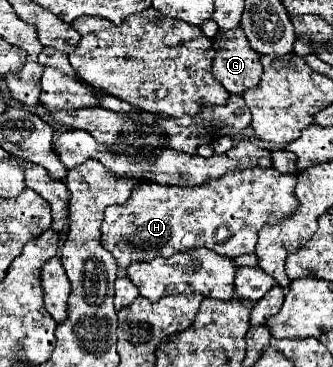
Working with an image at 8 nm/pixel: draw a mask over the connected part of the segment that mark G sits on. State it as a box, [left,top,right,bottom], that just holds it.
[213,27,259,95]

